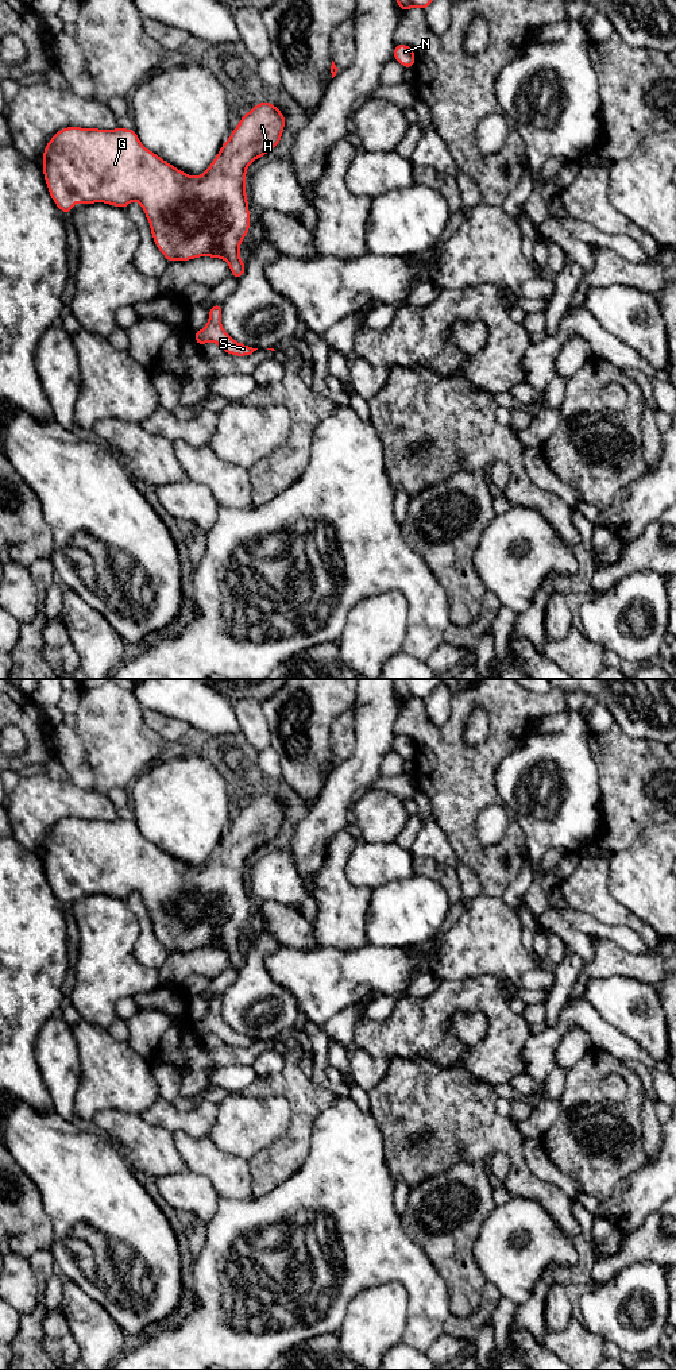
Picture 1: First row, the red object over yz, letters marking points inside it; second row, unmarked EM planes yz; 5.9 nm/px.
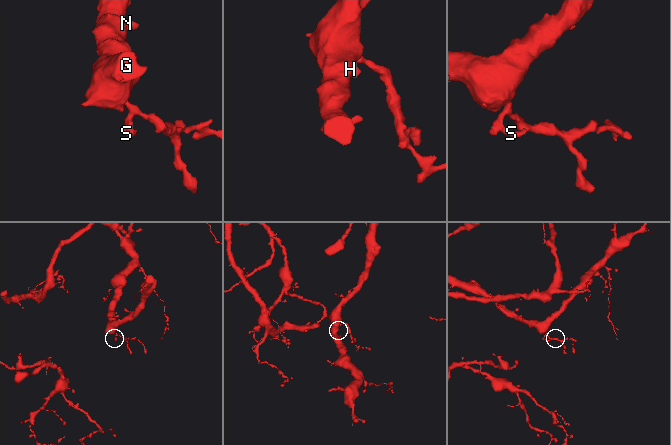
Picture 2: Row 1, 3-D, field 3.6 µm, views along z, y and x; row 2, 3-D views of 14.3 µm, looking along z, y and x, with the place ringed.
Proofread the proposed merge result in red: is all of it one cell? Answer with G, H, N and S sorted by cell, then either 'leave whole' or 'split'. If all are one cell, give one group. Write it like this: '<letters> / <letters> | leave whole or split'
G H N S | leave whole

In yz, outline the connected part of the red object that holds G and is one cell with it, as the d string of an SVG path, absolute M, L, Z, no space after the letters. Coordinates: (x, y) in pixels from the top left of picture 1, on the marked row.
M262 101L252 107L231 131L229 139L223 143L215 161L205 173L190 177L163 161L139 140L138 134L128 128L100 130L70 126L58 130L43 150L42 171L49 193L54 204L66 215L73 212L72 202L89 205L105 202L119 208L127 208L131 201L138 201L150 221L152 239L158 250L165 255L167 263L175 261L192 261L200 256L210 256L227 261L231 275L242 279L246 265L240 259L239 250L243 238L250 232L250 209L246 194L246 170L256 158L264 157L275 148L282 138L286 119L271 103Z

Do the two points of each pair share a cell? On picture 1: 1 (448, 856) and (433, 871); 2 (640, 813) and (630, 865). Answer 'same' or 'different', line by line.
1: different
2: different

